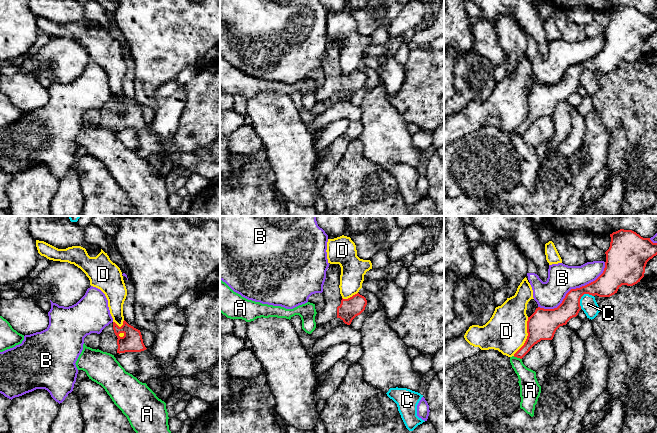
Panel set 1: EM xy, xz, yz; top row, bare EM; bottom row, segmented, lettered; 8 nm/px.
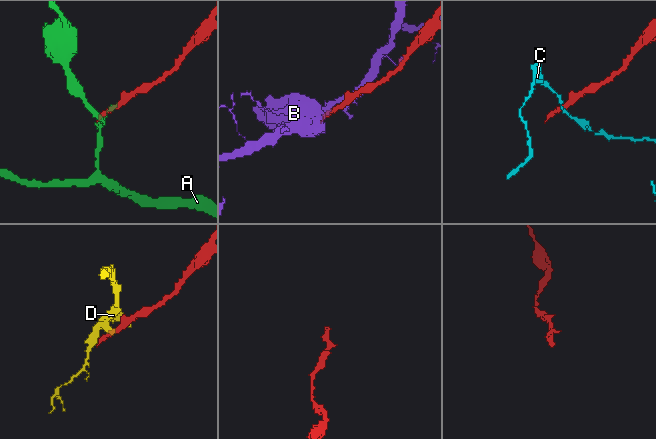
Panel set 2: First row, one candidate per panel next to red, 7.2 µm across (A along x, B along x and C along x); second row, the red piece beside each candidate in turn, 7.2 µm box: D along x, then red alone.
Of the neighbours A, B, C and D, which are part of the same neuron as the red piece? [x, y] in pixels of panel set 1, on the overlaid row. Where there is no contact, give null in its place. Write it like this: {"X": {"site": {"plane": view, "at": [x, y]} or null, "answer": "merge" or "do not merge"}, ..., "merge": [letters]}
{"A": {"site": {"plane": "yz", "at": [517, 357]}, "answer": "do not merge"}, "B": {"site": {"plane": "yz", "at": [573, 289]}, "answer": "do not merge"}, "C": {"site": {"plane": "yz", "at": [581, 296]}, "answer": "do not merge"}, "D": {"site": {"plane": "yz", "at": [527, 336]}, "answer": "do not merge"}, "merge": []}

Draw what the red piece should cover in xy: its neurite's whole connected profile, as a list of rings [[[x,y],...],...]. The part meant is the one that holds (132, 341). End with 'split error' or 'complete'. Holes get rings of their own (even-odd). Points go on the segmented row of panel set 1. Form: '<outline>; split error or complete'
[[[125,320],[119,327],[110,323],[100,333],[99,350],[116,355],[125,352],[141,352],[146,350],[140,330],[129,325]]]; split error

